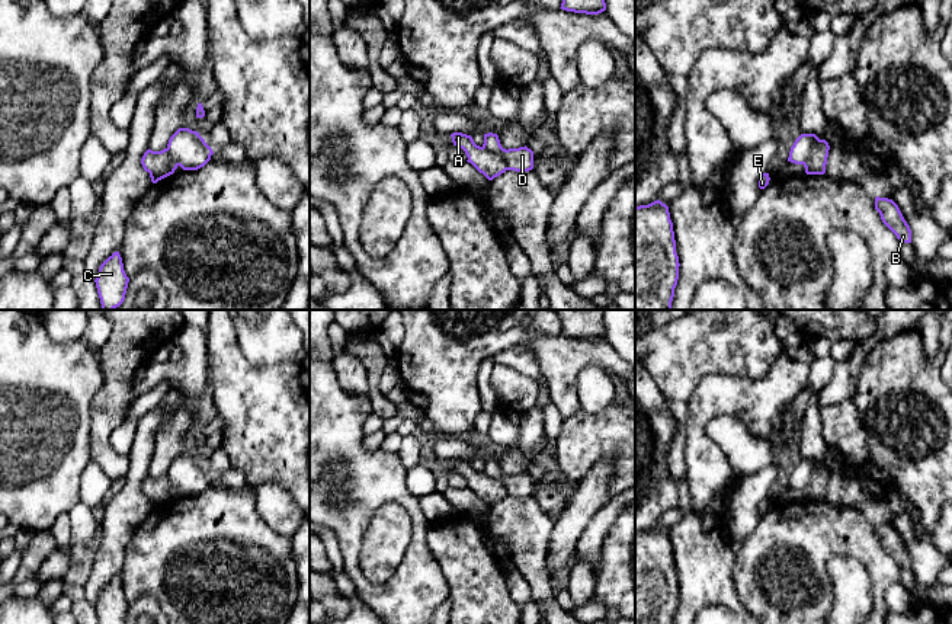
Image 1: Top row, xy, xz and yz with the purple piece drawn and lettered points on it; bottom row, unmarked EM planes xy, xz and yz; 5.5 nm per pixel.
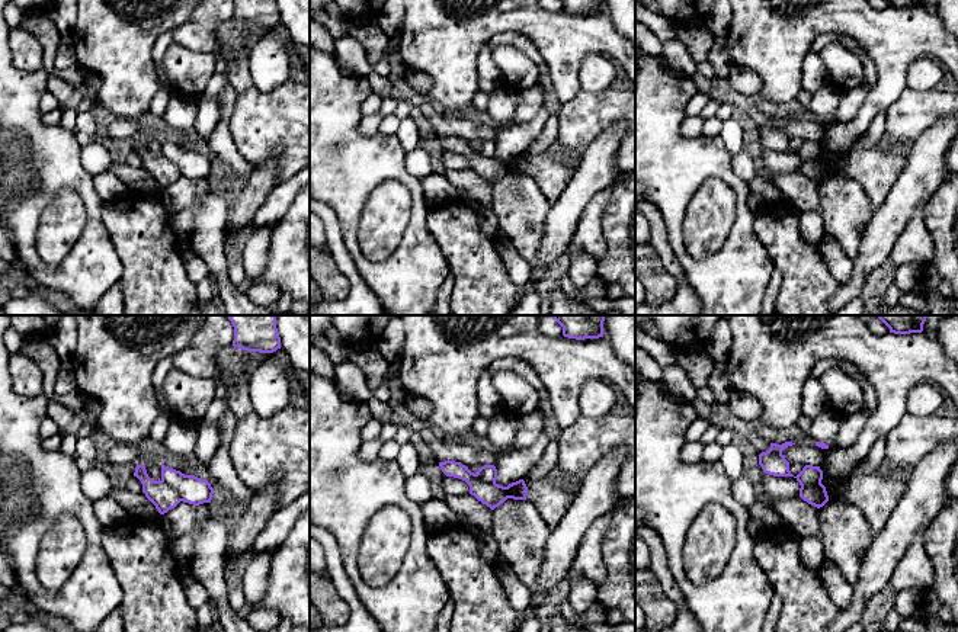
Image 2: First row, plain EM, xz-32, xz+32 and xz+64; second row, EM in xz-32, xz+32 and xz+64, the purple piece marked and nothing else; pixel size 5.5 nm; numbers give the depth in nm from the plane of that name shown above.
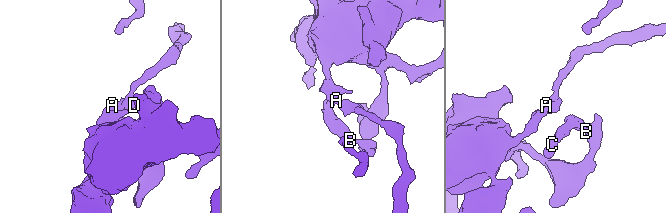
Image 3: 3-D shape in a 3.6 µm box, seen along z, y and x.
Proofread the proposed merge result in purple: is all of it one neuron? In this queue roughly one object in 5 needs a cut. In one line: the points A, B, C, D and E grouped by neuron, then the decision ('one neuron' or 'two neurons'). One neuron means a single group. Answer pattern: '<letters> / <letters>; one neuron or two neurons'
A B C E / D; two neurons

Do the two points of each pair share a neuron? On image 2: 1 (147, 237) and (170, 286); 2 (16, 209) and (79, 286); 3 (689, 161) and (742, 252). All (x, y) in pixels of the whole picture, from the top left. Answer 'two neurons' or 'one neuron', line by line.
1: one neuron
2: one neuron
3: one neuron

